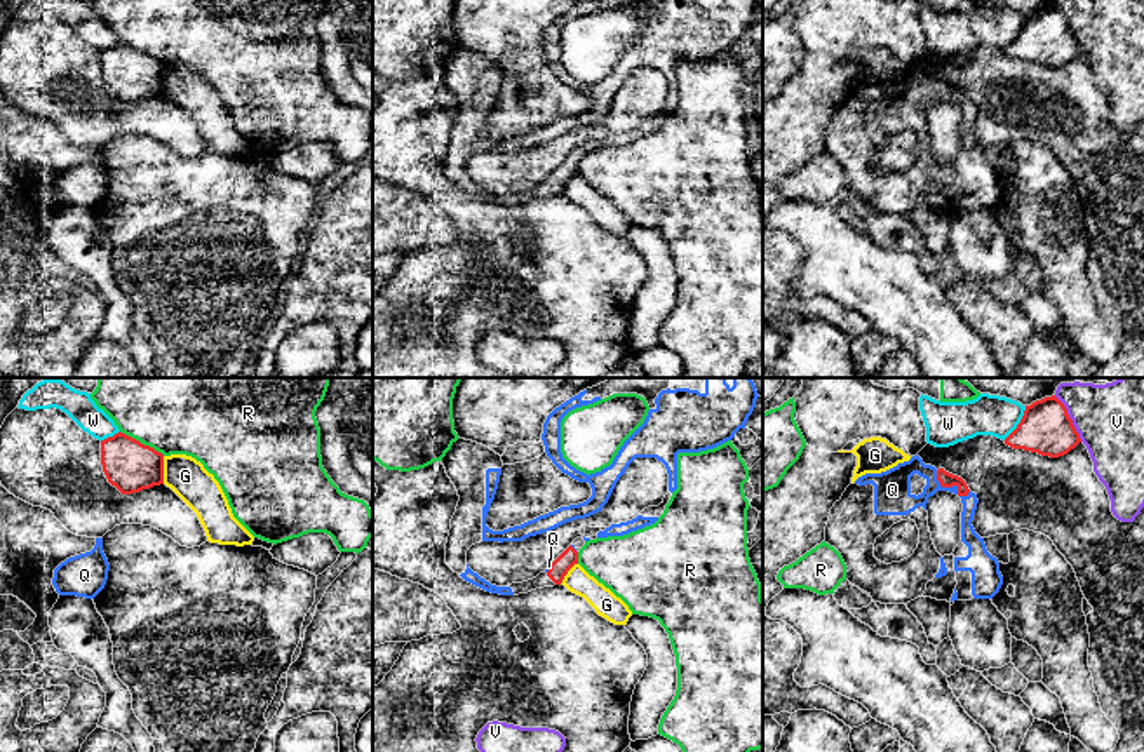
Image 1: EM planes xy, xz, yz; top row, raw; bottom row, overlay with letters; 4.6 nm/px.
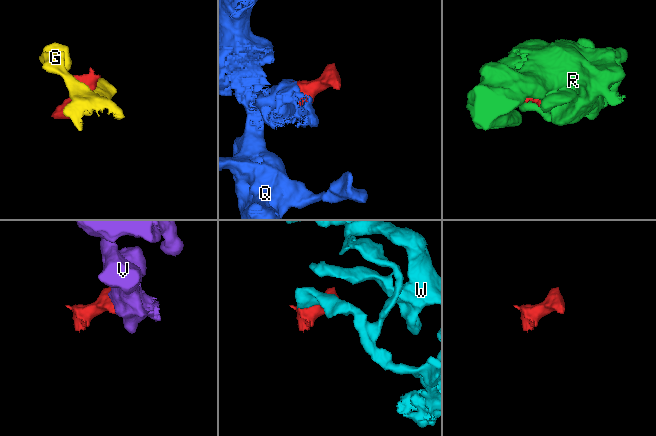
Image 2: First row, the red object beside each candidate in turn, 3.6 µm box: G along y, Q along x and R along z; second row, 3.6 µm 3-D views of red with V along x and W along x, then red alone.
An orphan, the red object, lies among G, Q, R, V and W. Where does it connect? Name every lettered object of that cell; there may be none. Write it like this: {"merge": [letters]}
{"merge": ["Q"]}

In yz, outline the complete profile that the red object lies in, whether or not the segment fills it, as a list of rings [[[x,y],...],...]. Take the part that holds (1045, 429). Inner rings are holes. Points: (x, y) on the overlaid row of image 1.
[[[1055,397],[1026,406],[1017,428],[1005,439],[1013,449],[1059,458],[1081,442],[1066,406]]]

